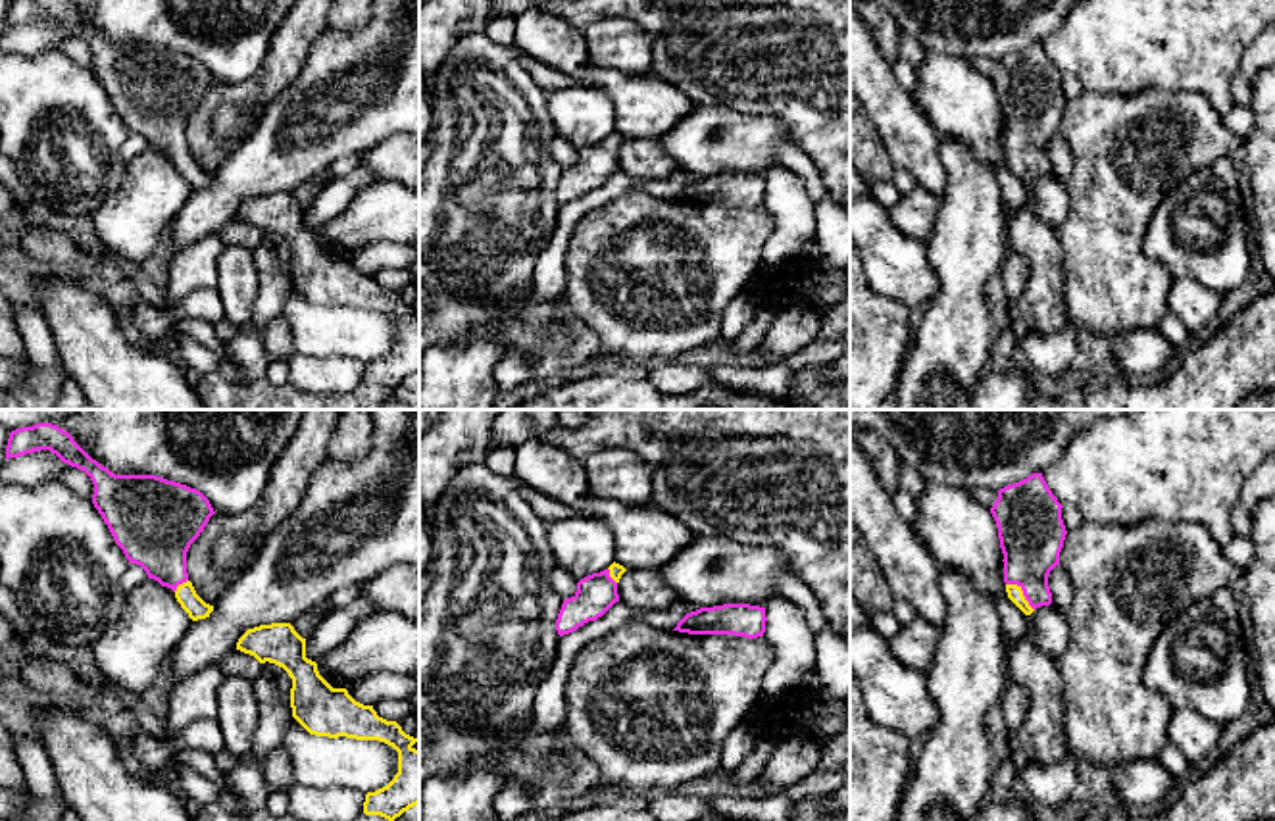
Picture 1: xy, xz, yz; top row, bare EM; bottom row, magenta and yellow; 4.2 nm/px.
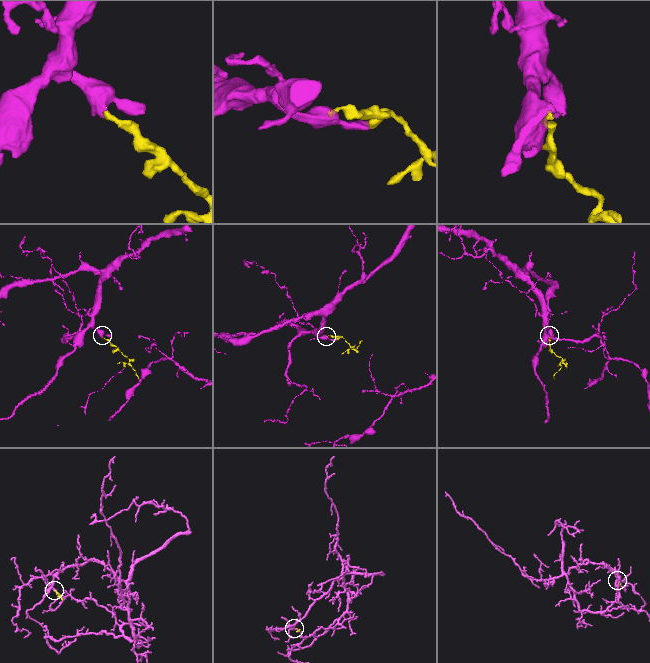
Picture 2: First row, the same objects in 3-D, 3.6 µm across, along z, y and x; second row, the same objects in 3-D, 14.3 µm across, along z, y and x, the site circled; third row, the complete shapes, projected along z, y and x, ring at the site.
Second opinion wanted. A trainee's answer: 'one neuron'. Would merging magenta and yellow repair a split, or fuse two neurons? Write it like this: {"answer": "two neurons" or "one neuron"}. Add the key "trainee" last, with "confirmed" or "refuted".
{"answer": "one neuron", "trainee": "confirmed"}

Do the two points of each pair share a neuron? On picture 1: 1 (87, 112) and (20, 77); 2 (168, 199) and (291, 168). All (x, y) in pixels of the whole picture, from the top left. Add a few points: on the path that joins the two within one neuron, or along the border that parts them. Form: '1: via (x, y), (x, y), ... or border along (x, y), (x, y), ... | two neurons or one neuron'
1: via (70, 112), (47, 104), (37, 95) | one neuron
2: border along (193, 191), (166, 229) | two neurons

